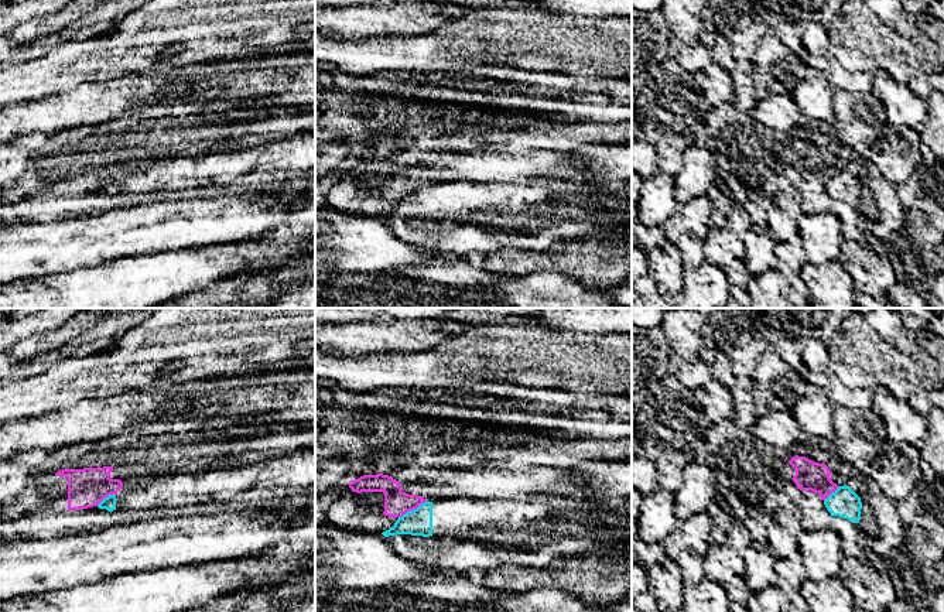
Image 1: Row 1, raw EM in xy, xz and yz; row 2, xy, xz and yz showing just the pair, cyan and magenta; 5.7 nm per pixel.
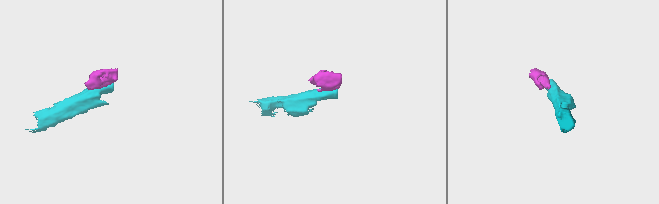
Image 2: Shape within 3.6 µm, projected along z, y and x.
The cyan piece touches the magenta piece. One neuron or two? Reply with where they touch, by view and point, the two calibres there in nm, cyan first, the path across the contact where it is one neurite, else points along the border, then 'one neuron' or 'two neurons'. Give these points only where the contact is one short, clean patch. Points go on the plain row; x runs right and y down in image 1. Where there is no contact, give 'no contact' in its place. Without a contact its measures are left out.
contact xz (411, 194); calibres 160 and 140 nm; border xz (426, 184), (399, 201); two neurons

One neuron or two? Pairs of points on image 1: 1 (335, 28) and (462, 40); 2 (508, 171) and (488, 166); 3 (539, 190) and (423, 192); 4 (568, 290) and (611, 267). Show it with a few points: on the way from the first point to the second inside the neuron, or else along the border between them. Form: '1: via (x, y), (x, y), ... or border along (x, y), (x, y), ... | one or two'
1: border along (440, 24), (420, 34), (375, 36) | two
2: via (503, 167), (492, 166) | one
3: via (510, 191), (485, 195), (451, 195) | one
4: border along (550, 272), (573, 276), (590, 287), (609, 290) | two

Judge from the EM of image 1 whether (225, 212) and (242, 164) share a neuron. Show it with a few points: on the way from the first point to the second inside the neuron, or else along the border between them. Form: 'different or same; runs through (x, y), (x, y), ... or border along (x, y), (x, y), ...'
different; border along (199, 187), (255, 190), (264, 195)

